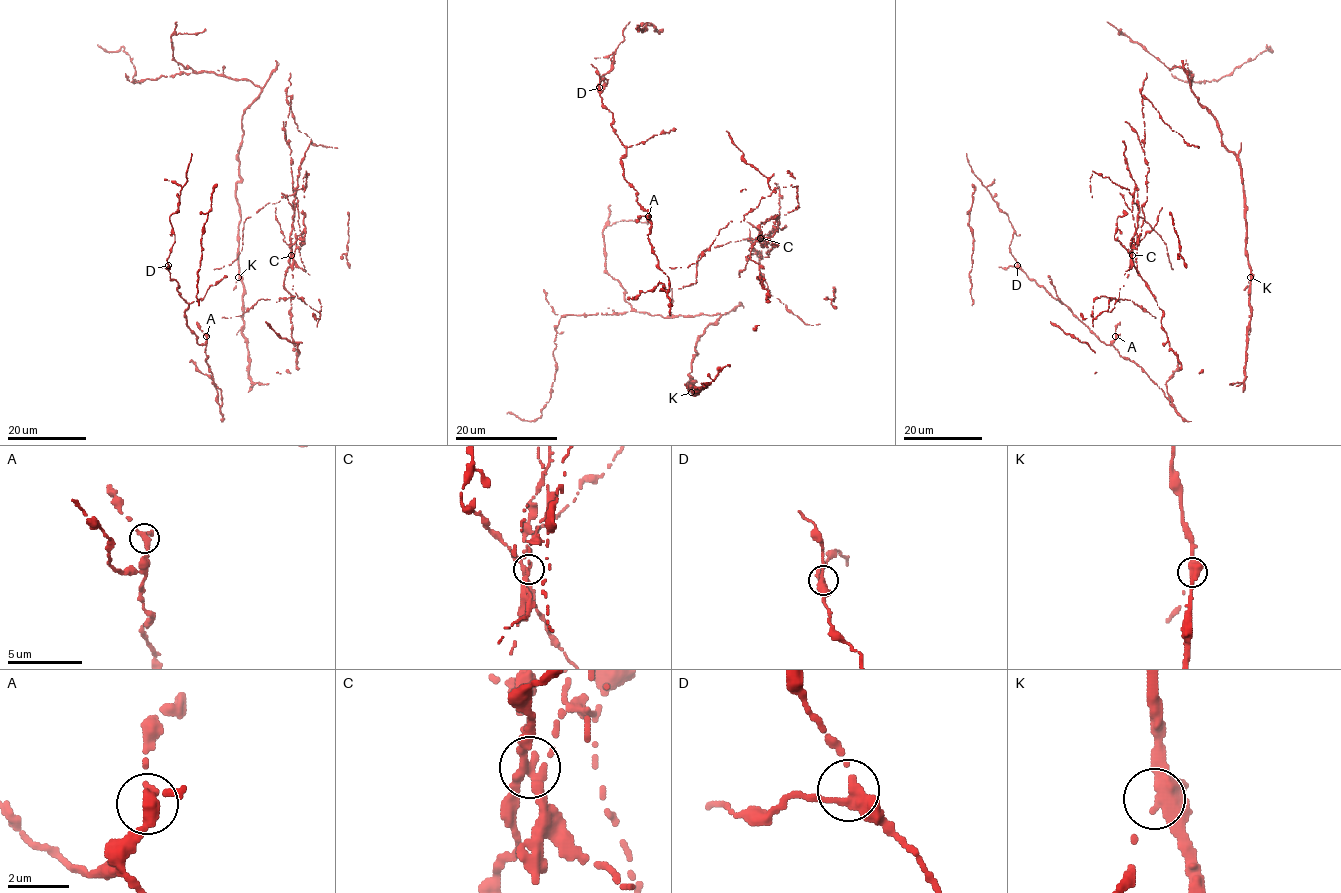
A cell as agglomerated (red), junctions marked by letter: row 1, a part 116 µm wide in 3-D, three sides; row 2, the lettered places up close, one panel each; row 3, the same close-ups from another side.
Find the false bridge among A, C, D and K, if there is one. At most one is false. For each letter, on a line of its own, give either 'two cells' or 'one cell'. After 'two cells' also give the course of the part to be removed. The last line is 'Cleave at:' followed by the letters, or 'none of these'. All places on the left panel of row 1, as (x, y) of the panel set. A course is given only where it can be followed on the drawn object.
A: one cell
C: two cells; foreign part runs (292, 255), (300, 233), (285, 133), (288, 96), (299, 132), (317, 146), (337, 148)
D: one cell
K: one cell
Cleave at: C

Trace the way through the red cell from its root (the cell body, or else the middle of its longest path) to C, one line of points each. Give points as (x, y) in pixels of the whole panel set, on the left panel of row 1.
C: (292, 270), (292, 255)

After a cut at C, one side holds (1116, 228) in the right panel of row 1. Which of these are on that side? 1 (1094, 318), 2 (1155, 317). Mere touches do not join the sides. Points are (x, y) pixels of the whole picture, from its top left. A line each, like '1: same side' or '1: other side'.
1: other side
2: other side

